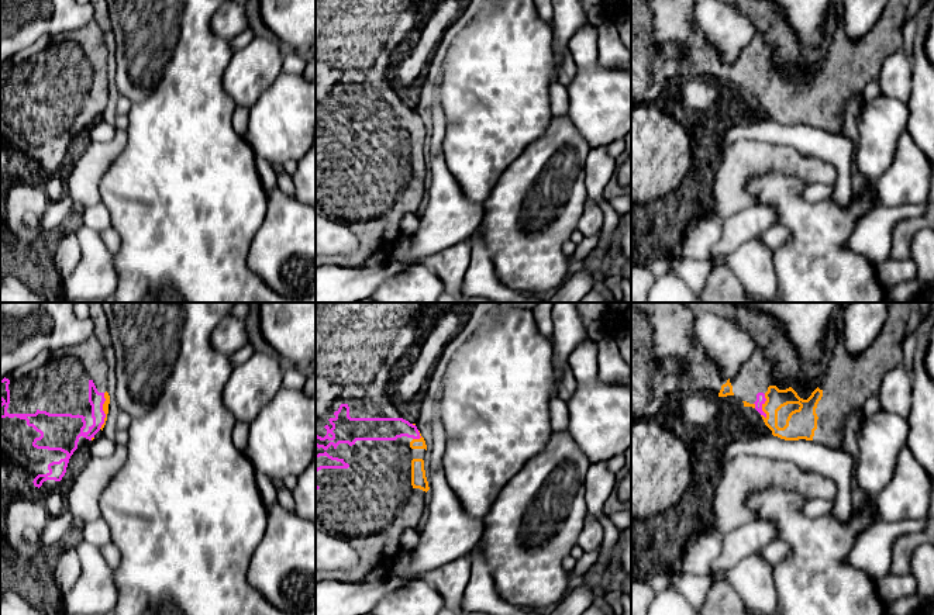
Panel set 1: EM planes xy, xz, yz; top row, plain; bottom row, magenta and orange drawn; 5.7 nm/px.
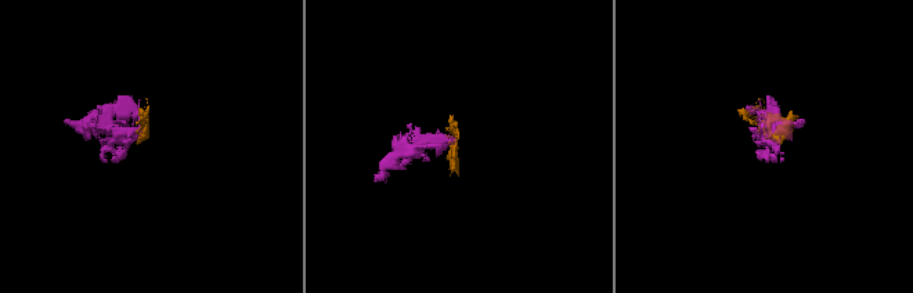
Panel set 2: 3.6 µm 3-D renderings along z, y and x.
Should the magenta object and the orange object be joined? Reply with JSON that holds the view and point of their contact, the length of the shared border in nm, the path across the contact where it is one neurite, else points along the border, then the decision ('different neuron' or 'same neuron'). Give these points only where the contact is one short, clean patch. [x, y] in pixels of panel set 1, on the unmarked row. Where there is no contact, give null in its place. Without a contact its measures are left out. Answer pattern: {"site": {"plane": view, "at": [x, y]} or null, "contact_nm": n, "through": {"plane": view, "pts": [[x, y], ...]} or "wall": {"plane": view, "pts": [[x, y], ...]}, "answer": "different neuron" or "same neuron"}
{"site": {"plane": "xy", "at": [103, 96]}, "contact_nm": 220, "answer": "same neuron"}

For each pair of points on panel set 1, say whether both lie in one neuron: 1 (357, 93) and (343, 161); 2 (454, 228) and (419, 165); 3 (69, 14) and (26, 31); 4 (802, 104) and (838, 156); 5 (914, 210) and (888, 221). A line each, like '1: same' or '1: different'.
1: same
2: different
3: same
4: different
5: same

